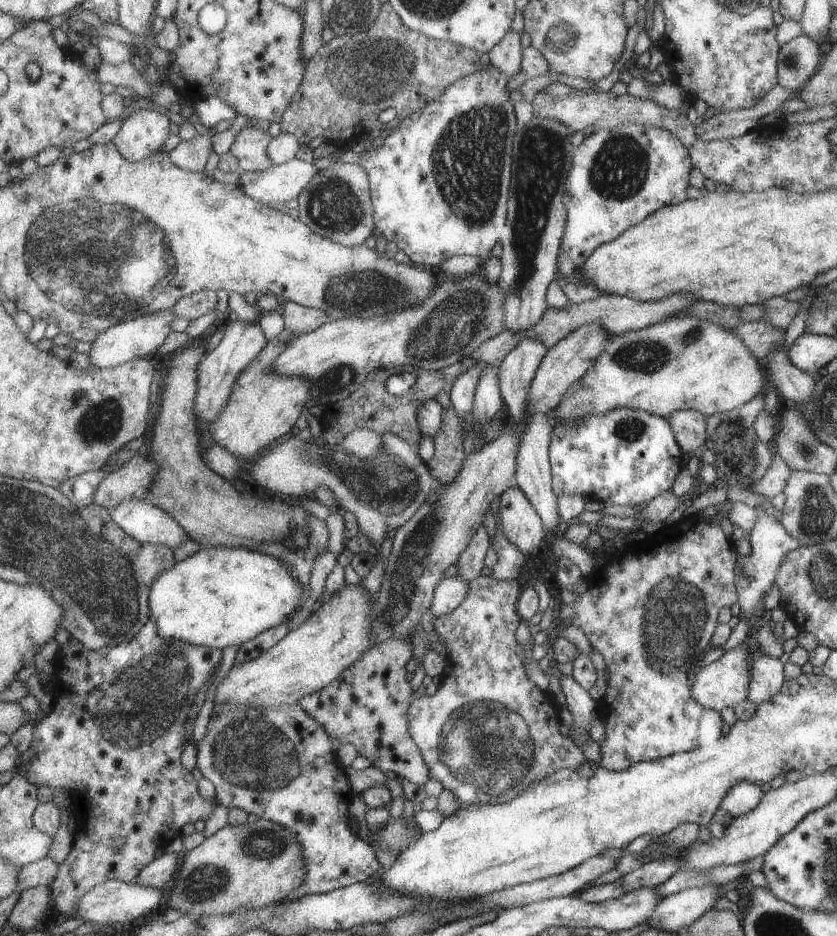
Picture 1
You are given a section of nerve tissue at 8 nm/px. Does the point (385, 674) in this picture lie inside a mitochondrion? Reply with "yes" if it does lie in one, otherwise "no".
no

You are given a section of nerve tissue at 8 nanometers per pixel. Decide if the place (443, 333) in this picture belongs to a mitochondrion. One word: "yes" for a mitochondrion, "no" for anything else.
yes

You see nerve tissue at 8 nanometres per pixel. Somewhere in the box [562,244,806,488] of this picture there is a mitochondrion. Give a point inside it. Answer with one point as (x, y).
(648, 357)

